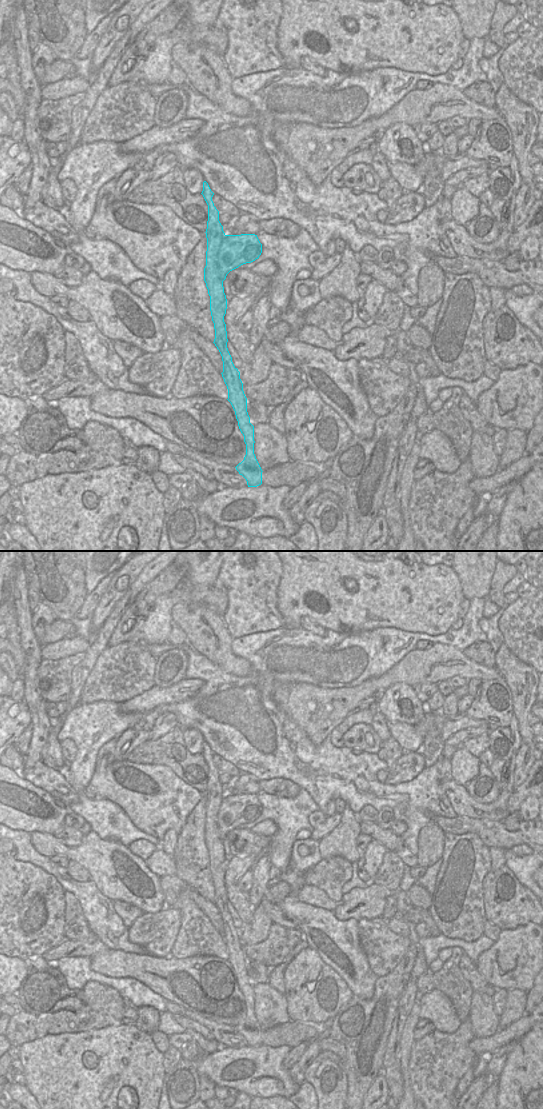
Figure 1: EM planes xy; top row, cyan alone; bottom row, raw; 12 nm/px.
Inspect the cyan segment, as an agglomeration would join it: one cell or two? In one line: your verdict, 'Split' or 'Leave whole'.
Split

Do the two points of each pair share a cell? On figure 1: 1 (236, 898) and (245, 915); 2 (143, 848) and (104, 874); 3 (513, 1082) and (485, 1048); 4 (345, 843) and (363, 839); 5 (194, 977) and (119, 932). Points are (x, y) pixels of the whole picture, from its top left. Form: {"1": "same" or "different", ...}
{"1": "same", "2": "different", "3": "different", "4": "different", "5": "different"}

